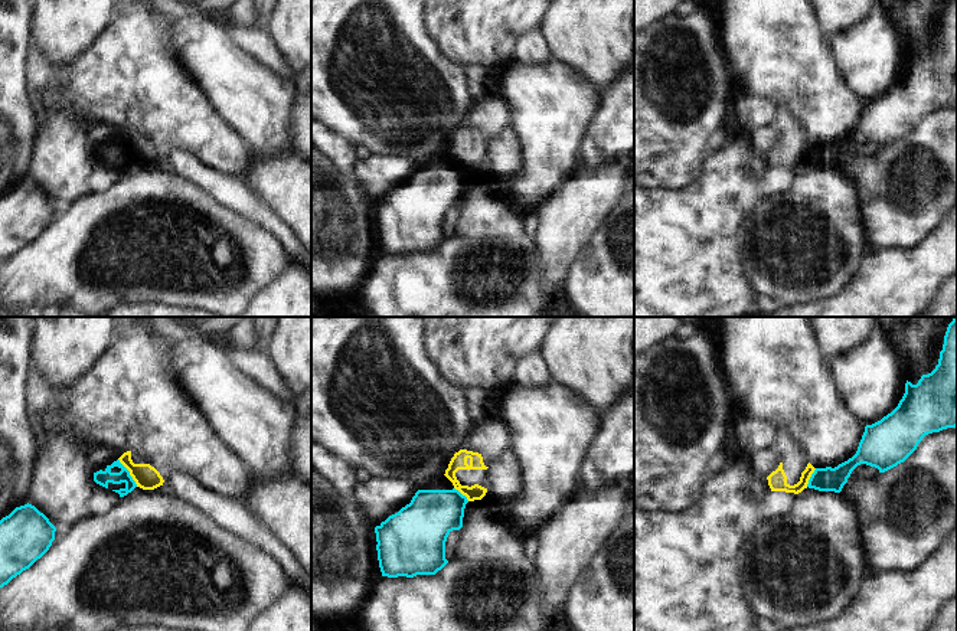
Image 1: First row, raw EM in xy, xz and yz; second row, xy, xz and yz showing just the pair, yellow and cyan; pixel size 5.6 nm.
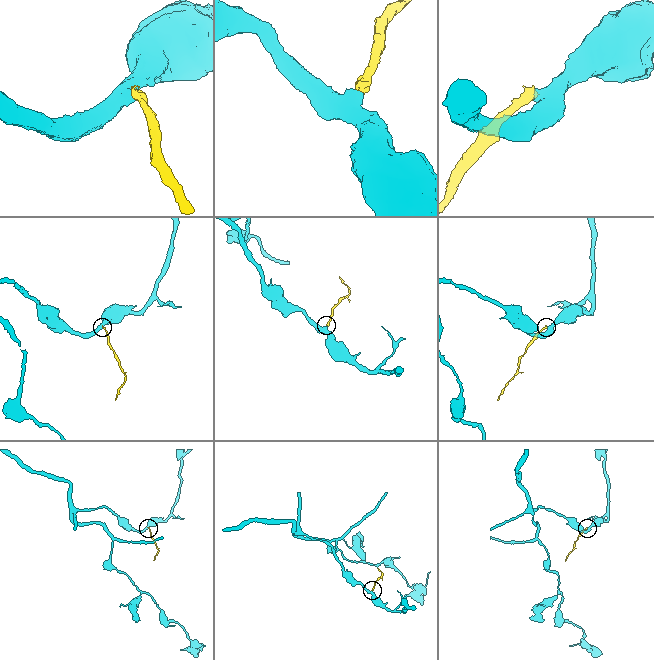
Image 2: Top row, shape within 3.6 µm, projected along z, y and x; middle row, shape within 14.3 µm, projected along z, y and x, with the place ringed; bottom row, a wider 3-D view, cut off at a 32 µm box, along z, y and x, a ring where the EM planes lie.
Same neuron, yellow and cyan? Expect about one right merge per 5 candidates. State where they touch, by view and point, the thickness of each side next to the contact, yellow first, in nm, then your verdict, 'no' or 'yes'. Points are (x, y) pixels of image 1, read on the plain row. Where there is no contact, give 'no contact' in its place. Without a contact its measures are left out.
meets yellow in xy at (130, 150); 140 nm thick on the yellow side, 80 nm on the other; no

